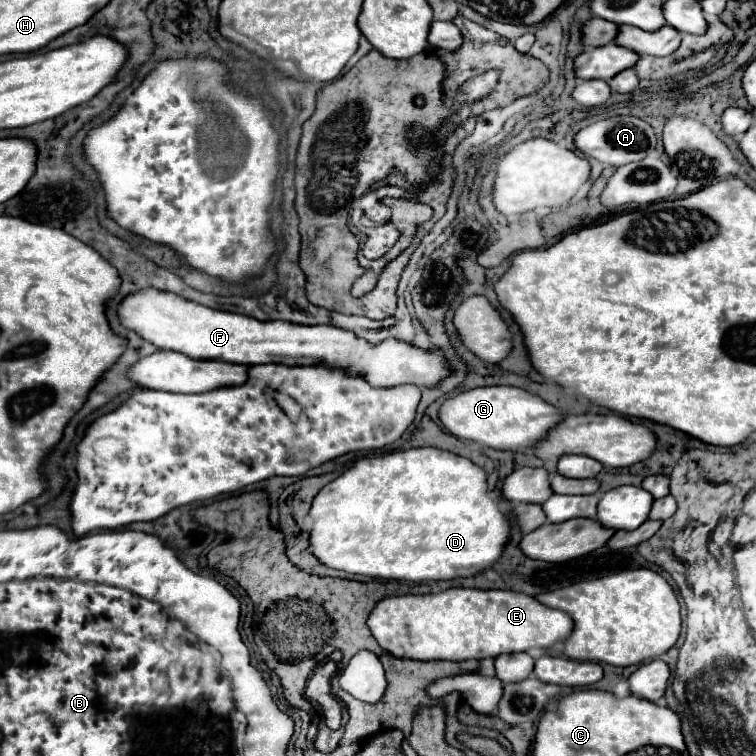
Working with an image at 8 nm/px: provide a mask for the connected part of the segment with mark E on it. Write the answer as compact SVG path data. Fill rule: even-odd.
M458 587L438 595L386 597L370 613L368 627L378 645L396 657L468 661L522 653L532 647L552 649L574 631L574 621L568 613L546 607L524 593Z

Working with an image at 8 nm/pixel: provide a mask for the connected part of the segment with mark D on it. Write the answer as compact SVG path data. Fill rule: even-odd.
M418 447L418 449L394 451L394 453L386 453L386 455L360 459L352 469L348 469L344 475L340 475L332 483L328 483L316 495L316 501L312 503L312 509L310 509L310 521L312 521L312 553L316 553L316 557L320 557L320 563L324 563L332 569L342 569L352 575L368 575L368 577L400 579L400 581L448 581L448 579L456 579L456 577L472 577L476 573L482 573L502 557L502 553L510 541L510 529L512 529L508 519L500 513L496 501L488 497L486 471L482 467L474 465L466 457L460 457L460 455L454 455L450 451L442 451L436 447Z

